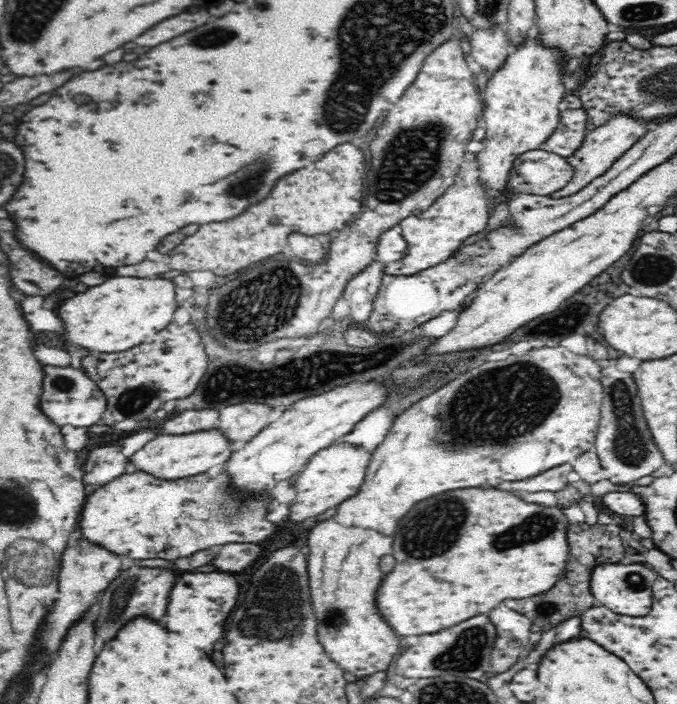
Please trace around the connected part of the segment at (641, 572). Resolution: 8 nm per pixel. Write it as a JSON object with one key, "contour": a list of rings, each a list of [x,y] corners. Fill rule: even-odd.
{"contour":[[[600,563],[593,568],[591,574],[591,593],[597,604],[604,605],[605,608],[608,608],[617,614],[626,616],[646,616],[646,614],[650,612],[650,608],[652,608],[653,588],[651,586],[654,584],[657,577],[658,575],[643,563]]]}

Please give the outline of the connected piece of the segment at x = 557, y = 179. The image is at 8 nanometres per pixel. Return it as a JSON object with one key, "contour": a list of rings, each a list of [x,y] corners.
{"contour":[[[540,149],[524,152],[512,165],[507,190],[528,195],[550,196],[570,183],[574,174],[567,158]]]}

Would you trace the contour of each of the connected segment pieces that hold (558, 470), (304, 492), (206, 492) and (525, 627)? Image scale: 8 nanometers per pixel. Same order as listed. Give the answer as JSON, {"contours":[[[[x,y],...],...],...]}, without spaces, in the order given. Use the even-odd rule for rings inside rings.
{"contours":[[[[564,463],[554,468],[538,473],[538,476],[517,481],[504,481],[500,486],[502,490],[524,490],[524,492],[538,492],[538,490],[551,490],[556,492],[566,488],[568,473],[573,470],[570,463]]],[[[346,441],[331,444],[318,451],[295,476],[297,496],[292,502],[292,522],[302,522],[310,516],[320,514],[332,506],[338,506],[348,498],[356,496],[366,476],[372,451],[362,445]]],[[[223,467],[217,471],[201,472],[174,480],[162,479],[148,471],[138,469],[128,471],[102,486],[90,489],[78,526],[82,530],[82,537],[118,555],[127,554],[138,560],[164,558],[175,561],[176,558],[192,556],[205,548],[219,548],[232,543],[262,543],[274,538],[274,534],[278,530],[284,530],[284,526],[279,528],[266,517],[270,512],[271,500],[270,491],[262,491],[254,495],[250,491],[242,491],[234,487],[230,473],[224,471]]],[[[504,604],[490,612],[490,622],[497,633],[491,652],[492,672],[506,672],[513,669],[518,657],[526,652],[534,638],[531,623],[526,616],[508,610]]]]}

